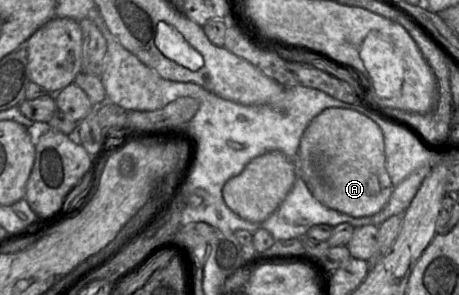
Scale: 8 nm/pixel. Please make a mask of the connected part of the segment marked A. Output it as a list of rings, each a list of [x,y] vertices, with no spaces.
[[[326,108],[307,126],[297,153],[299,175],[322,205],[354,218],[380,212],[394,186],[386,169],[384,137],[369,117],[343,108]]]

